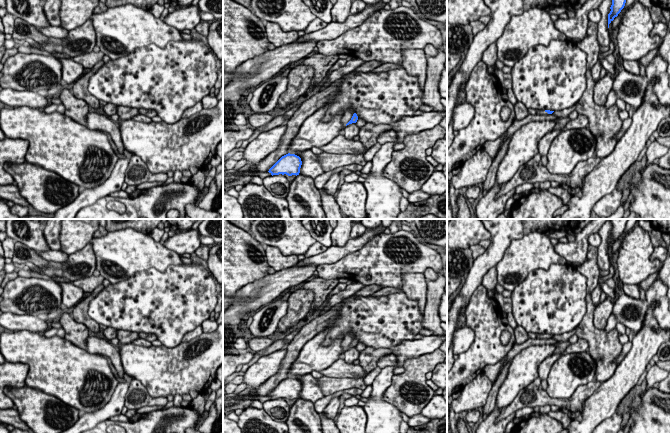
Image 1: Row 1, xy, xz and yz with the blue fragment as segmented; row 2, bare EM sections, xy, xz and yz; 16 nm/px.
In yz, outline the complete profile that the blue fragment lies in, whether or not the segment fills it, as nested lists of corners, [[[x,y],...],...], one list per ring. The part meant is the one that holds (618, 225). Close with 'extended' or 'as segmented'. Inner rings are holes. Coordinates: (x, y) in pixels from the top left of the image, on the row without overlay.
[[[610,219],[612,223],[612,229],[610,231],[611,235],[608,238],[608,252],[609,248],[614,244],[615,241],[621,236],[624,232],[626,223],[629,219]]]; as segmented

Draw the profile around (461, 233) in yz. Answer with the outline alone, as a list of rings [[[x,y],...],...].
[[[451,219],[447,225],[447,247],[467,249],[491,234],[480,219]]]

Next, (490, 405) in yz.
[[[512,359],[505,365],[505,367],[502,369],[500,375],[498,376],[497,380],[492,385],[492,388],[491,388],[491,391],[490,391],[489,396],[487,398],[486,404],[483,407],[483,413],[486,415],[486,417],[491,412],[493,412],[495,407],[496,407],[496,398],[498,395],[498,391],[499,391],[501,384],[503,383],[503,381],[505,380],[505,378],[507,376],[511,362],[512,362]]]

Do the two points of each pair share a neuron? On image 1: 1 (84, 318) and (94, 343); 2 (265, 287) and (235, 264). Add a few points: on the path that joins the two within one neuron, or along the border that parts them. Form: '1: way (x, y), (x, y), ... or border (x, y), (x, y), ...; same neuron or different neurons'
1: border (90, 335), (86, 341), (85, 349); different neurons
2: border (268, 274), (243, 285), (236, 292); different neurons

